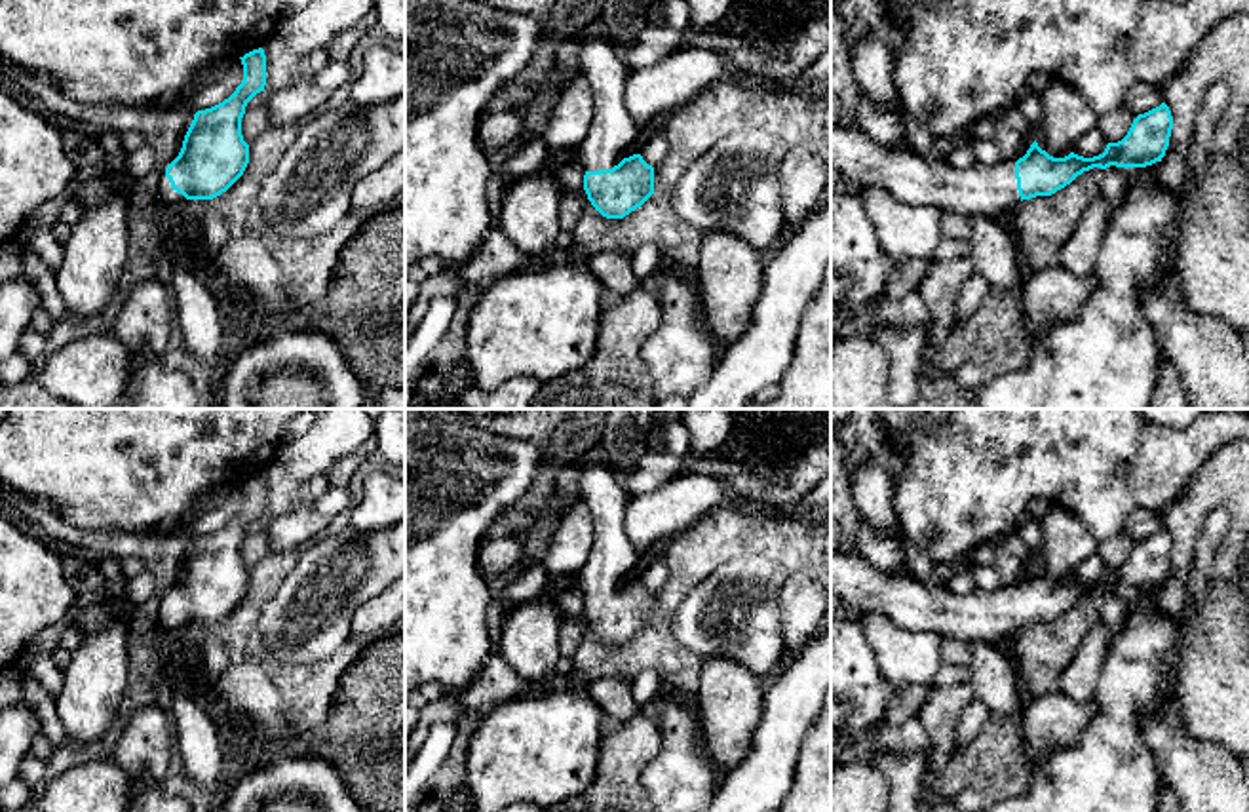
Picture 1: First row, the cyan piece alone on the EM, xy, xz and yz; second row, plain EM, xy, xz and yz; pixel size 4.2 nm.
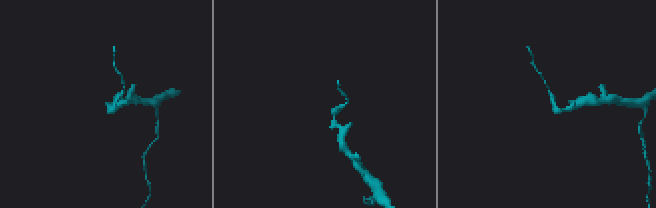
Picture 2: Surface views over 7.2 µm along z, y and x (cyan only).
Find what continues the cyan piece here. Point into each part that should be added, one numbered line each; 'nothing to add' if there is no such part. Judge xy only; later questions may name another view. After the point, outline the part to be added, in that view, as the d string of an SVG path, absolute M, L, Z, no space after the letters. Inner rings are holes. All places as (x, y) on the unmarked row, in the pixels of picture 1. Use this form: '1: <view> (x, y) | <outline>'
1: xy (168, 620) | M165 597L162 599L162 609L160 609L160 618L158 618L158 626L169 631L177 631L186 628L186 624L183 620L179 620L177 616L171 614L169 605L165 603Z

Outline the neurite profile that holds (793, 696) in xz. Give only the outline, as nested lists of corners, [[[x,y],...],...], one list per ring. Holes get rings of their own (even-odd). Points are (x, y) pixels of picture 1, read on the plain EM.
[[[831,620],[823,629],[806,641],[781,667],[766,681],[762,717],[747,757],[719,776],[715,797],[703,812],[772,812],[787,797],[798,751],[808,728],[823,707],[831,686]]]

